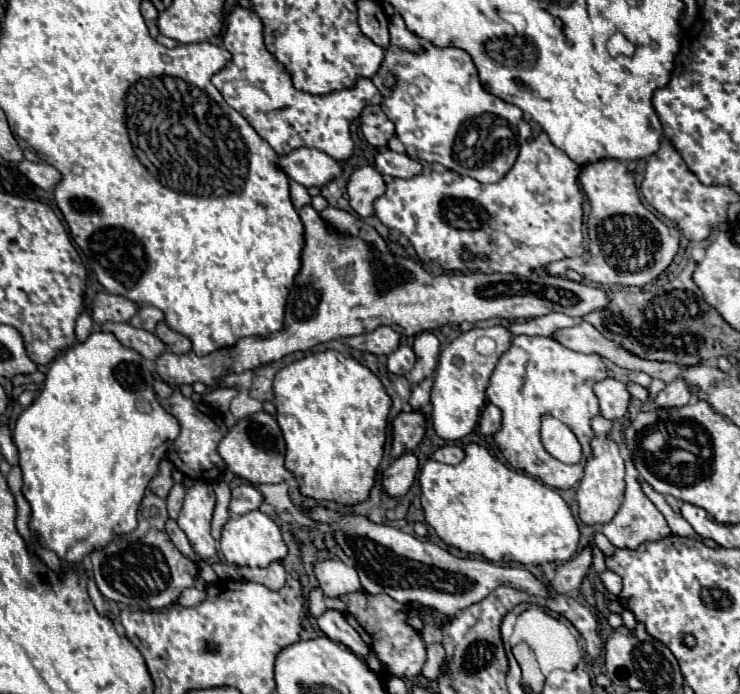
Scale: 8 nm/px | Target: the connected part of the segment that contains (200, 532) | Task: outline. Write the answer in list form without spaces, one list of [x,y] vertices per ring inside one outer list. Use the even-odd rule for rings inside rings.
[[[194,482],[186,490],[186,498],[182,504],[182,510],[178,514],[178,526],[188,536],[194,552],[208,560],[216,554],[216,542],[210,536],[210,520],[214,512],[214,492],[210,484]]]

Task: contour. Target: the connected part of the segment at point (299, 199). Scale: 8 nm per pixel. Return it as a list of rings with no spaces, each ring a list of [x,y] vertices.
[[[290,180],[290,198],[292,198],[292,204],[296,210],[310,204],[310,194],[306,192],[306,188],[294,180]]]

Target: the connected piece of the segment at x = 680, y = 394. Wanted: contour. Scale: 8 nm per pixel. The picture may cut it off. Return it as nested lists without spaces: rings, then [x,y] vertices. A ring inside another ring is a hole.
[[[676,378],[674,382],[666,384],[666,388],[656,396],[656,404],[664,406],[664,408],[672,408],[672,406],[682,406],[688,404],[694,398],[692,390],[688,388],[684,378]]]

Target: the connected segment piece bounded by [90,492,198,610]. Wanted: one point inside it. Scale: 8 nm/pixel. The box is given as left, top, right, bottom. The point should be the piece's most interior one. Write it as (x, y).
(148, 571)

